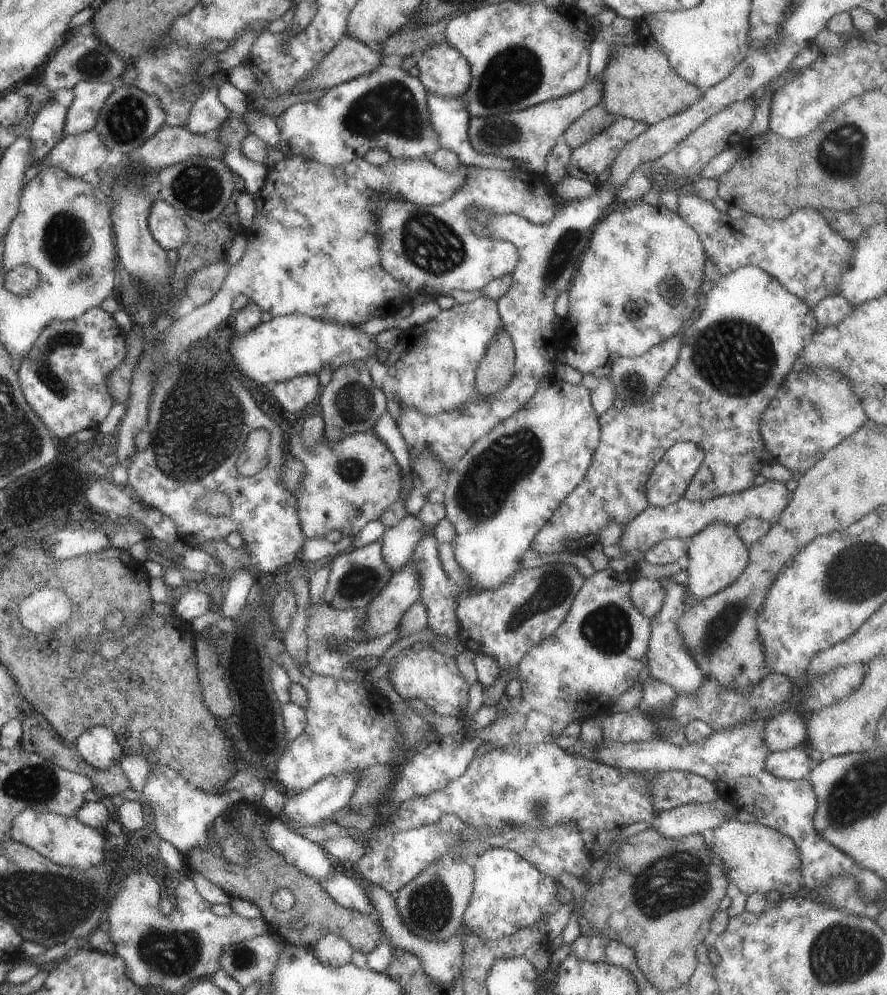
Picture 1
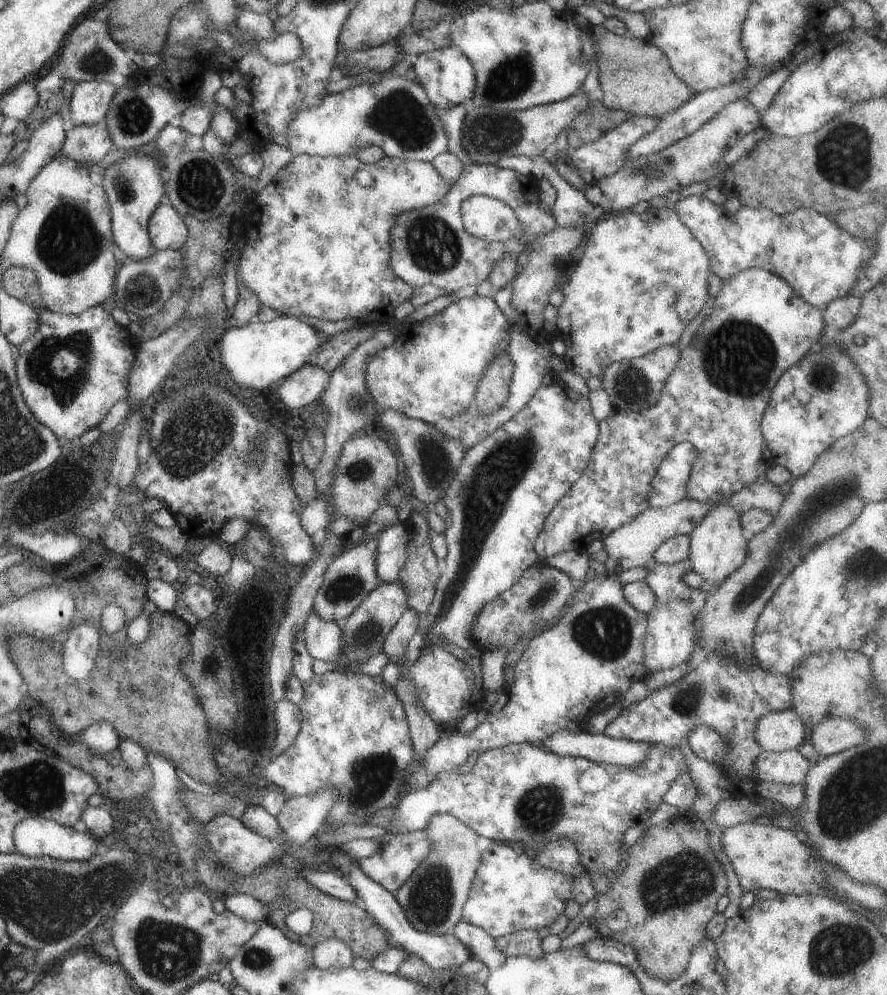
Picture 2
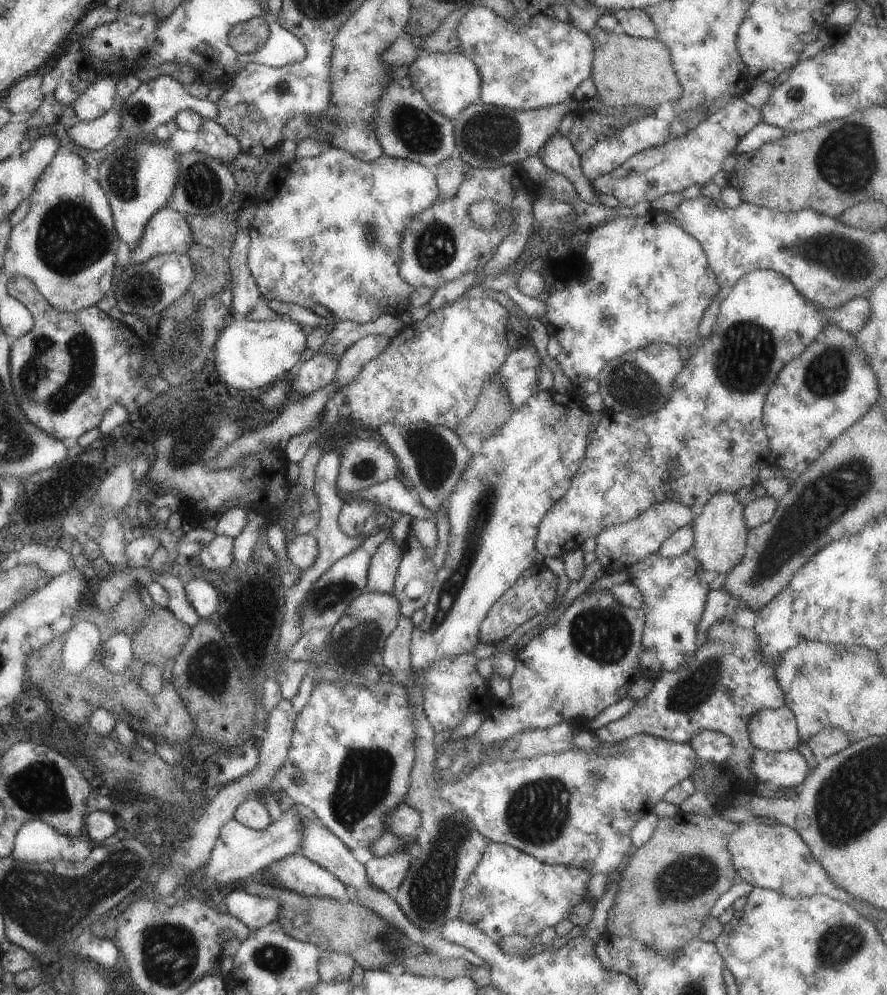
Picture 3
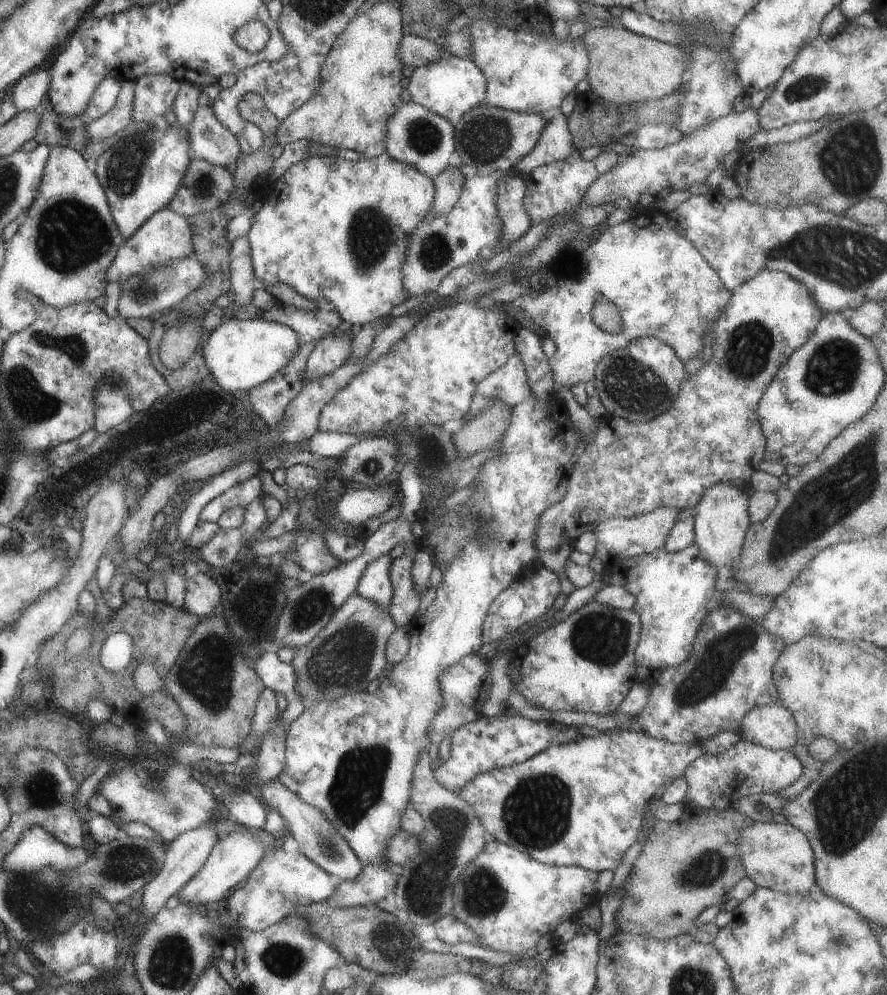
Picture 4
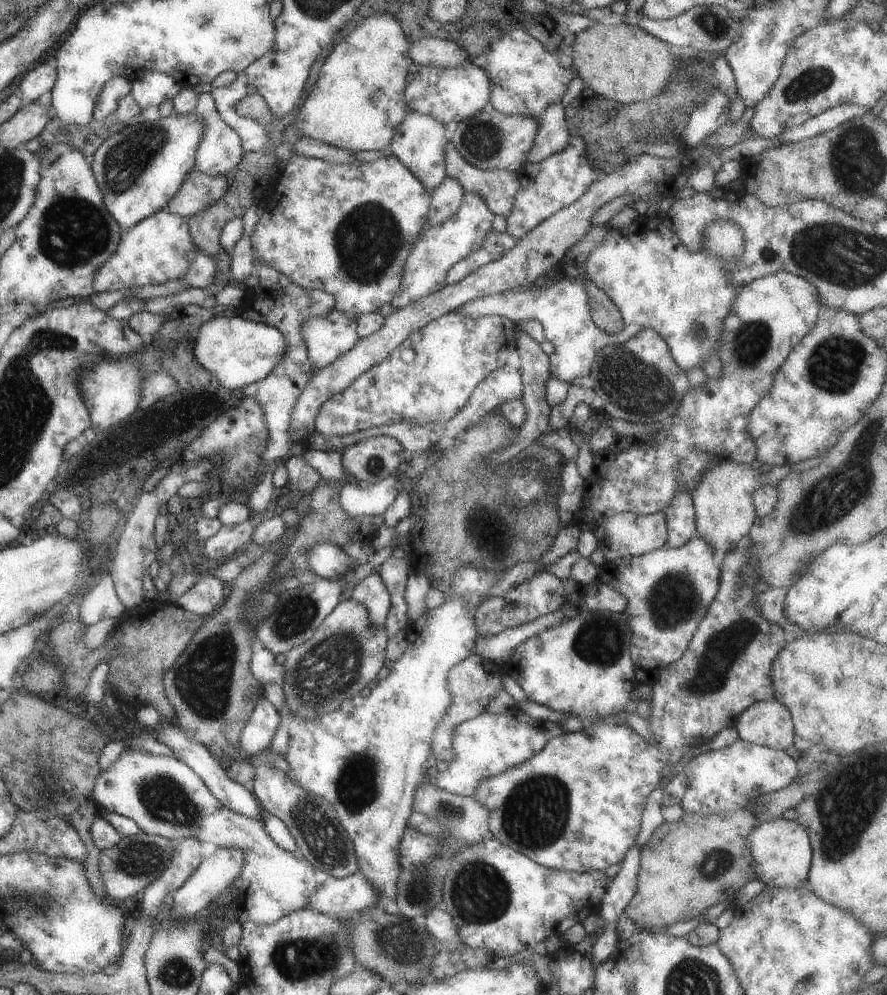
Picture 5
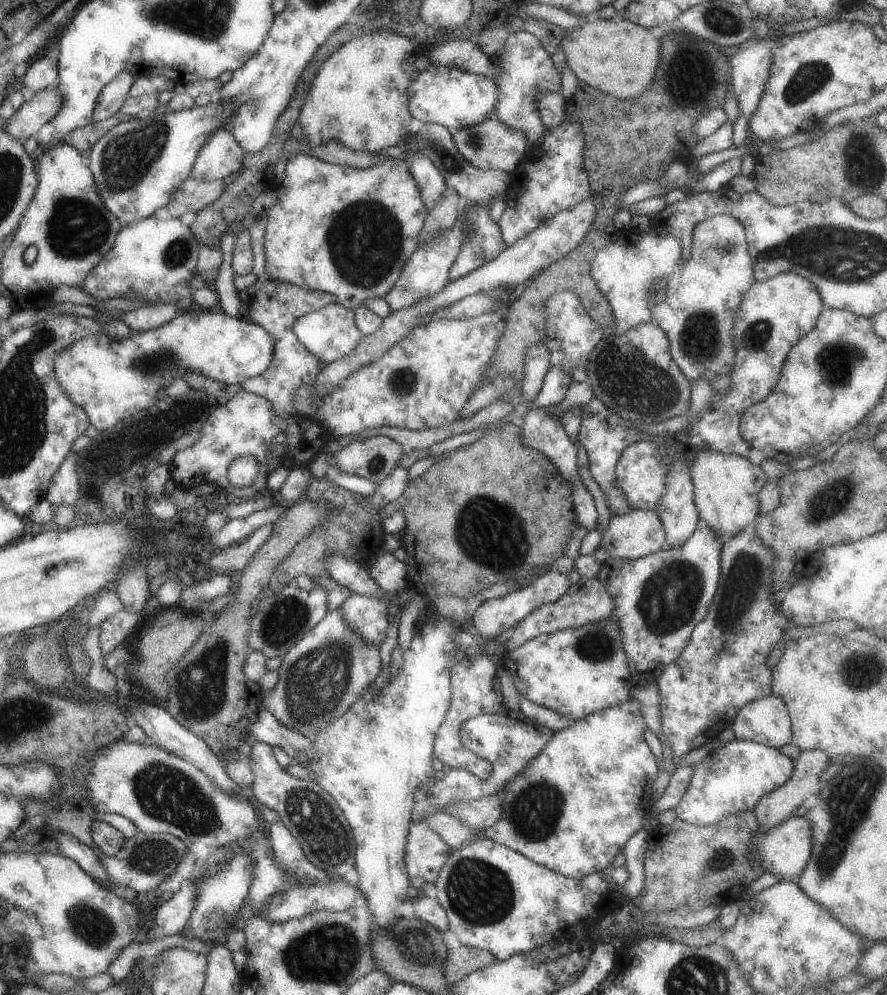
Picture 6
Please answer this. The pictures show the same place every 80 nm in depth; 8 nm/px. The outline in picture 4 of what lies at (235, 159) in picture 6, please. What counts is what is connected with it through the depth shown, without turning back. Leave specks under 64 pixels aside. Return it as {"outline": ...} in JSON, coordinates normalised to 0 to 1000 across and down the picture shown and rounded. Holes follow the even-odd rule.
{"outline":[[[229,92],[224,93],[222,105],[210,127],[214,157],[240,167],[260,170],[272,154],[267,140],[247,125],[237,108],[239,103]]]}

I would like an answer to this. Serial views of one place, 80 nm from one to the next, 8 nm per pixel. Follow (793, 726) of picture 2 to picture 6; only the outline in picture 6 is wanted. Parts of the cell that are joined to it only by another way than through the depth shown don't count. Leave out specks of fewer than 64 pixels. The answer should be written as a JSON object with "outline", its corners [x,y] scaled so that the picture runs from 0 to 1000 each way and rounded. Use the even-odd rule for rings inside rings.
{"outline":[[[865,697],[842,706],[825,722],[822,729],[828,743],[878,753],[891,747],[891,723],[883,706]]]}

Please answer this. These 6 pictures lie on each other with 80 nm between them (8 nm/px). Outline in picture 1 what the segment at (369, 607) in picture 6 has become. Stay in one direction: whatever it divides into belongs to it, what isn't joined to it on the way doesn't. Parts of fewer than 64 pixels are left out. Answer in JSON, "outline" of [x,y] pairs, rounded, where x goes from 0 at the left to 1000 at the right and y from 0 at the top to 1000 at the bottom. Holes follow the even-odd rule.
{"outline":[[[466,518],[457,519],[445,529],[434,532],[427,545],[430,547],[430,562],[433,563],[437,573],[443,577],[453,573],[470,547],[476,542],[488,540],[488,533],[489,529],[481,532]]]}

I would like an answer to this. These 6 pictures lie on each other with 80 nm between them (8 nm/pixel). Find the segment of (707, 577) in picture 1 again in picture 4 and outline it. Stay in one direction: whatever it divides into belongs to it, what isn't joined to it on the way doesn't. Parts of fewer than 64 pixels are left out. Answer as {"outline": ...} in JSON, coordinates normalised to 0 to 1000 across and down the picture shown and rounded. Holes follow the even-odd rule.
{"outline":[[[808,485],[795,492],[786,504],[784,518],[781,518],[781,546],[787,549],[788,559],[812,576],[824,571],[824,567],[831,563],[837,553],[837,545],[847,526],[841,514],[846,494],[842,487],[832,489]]]}

